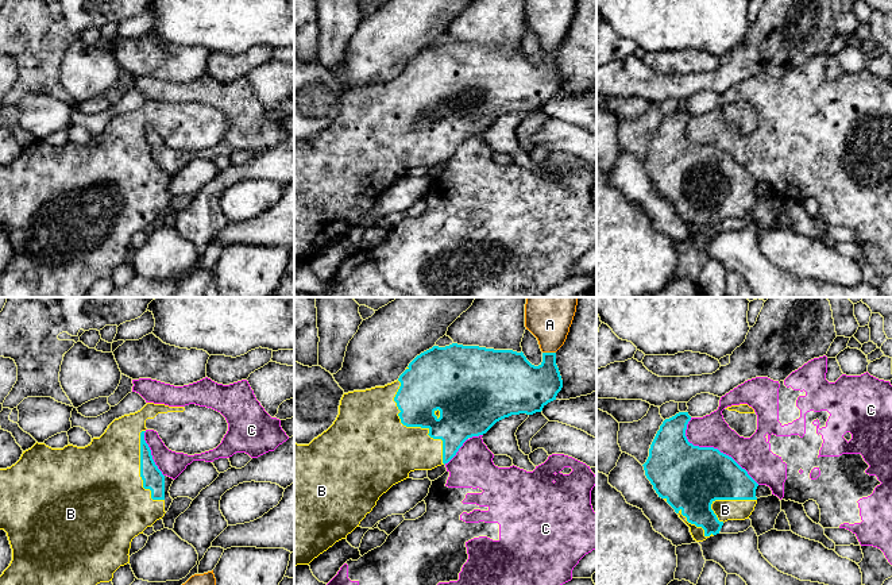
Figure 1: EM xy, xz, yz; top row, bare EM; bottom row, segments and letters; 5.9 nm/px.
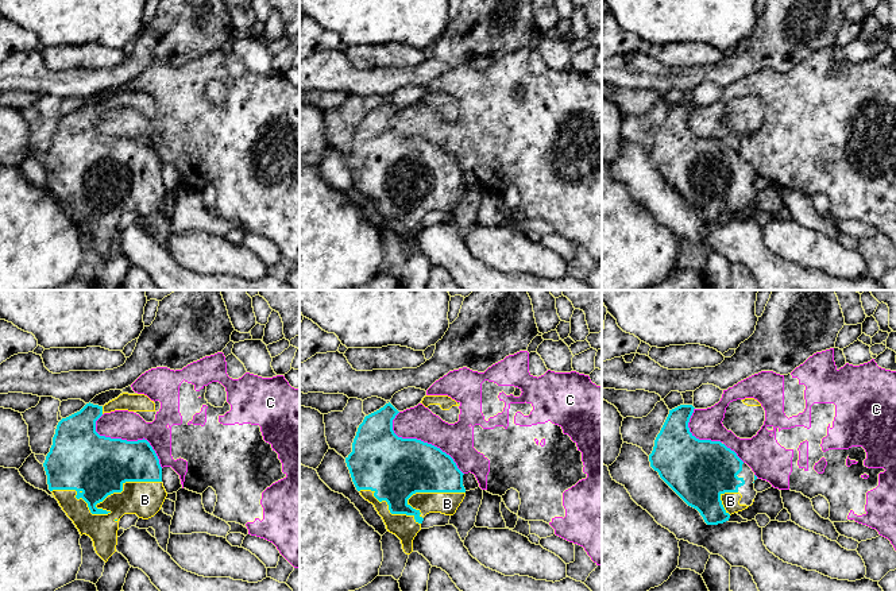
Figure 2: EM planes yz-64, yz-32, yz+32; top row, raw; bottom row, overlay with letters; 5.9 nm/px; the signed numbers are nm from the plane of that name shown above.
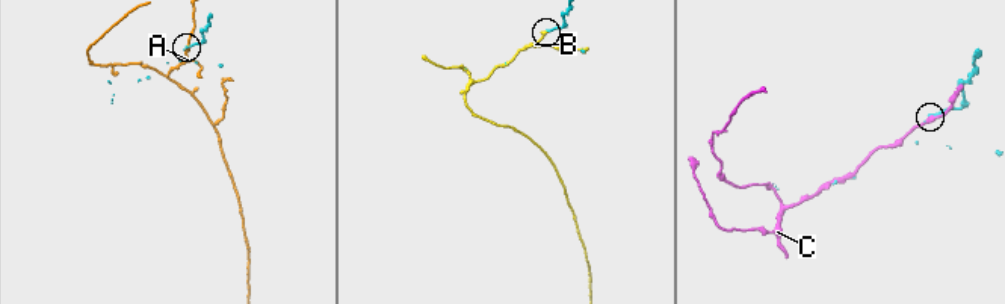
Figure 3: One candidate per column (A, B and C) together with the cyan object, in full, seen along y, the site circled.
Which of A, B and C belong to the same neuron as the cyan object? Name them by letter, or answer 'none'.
B

